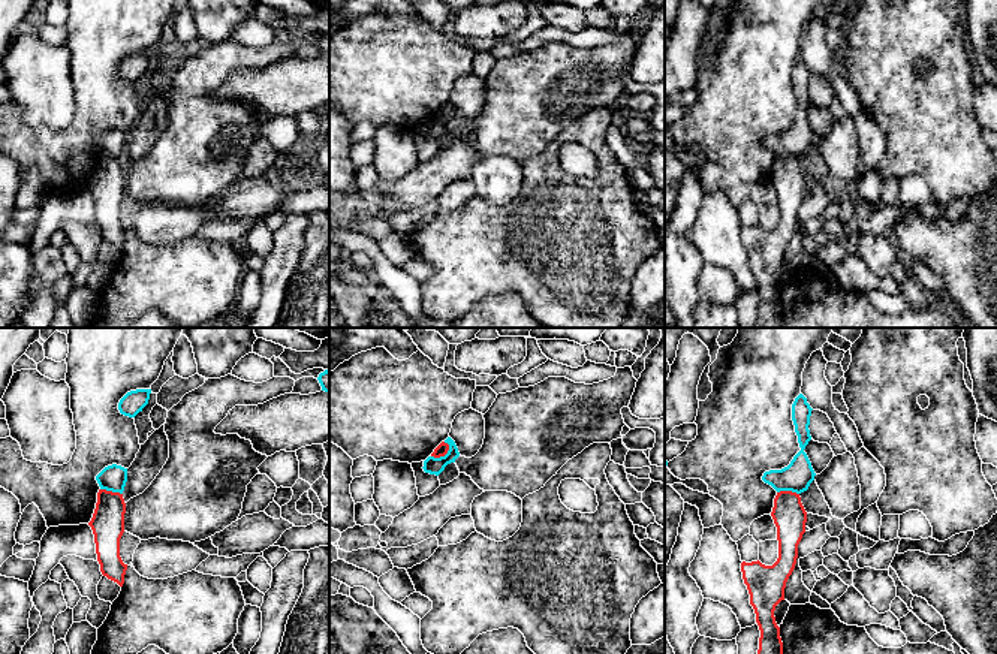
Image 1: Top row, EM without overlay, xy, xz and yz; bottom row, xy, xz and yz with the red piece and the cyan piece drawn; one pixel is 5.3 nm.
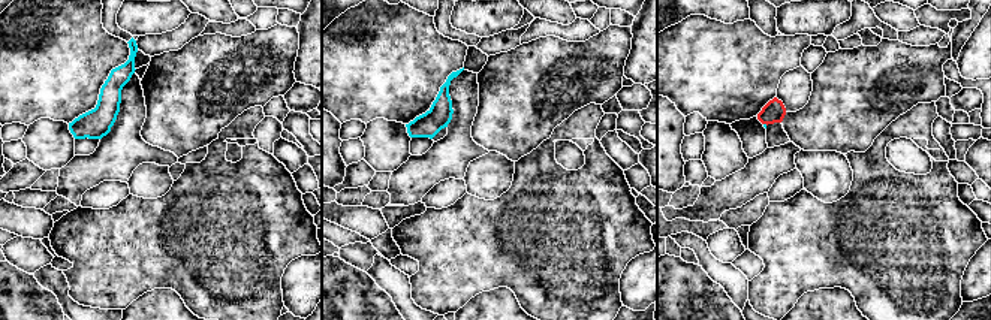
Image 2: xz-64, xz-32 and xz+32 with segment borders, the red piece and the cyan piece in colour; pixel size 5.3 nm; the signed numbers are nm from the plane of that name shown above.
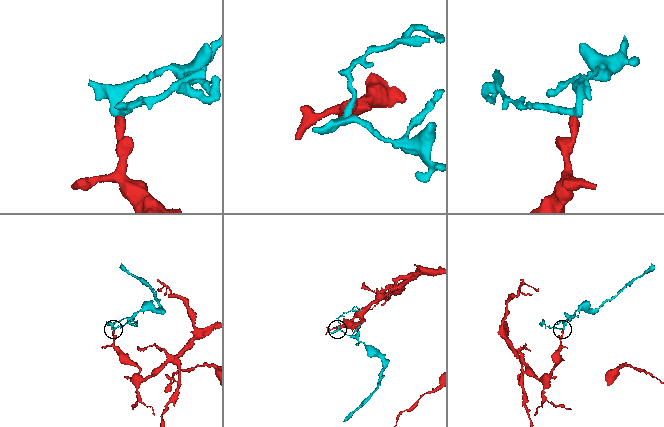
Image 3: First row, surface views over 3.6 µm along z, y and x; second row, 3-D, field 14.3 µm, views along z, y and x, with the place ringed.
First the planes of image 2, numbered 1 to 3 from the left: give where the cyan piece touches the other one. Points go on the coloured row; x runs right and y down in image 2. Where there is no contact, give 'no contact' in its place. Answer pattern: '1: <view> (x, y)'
1: no contact
2: no contact
3: xz+32 (765, 123)

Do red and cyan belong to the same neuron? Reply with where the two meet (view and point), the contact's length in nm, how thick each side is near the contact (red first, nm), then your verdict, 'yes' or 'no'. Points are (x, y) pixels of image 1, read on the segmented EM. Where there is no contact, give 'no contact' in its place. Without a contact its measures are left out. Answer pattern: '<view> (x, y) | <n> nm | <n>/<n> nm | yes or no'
xz (442, 455) | 120 nm | 70/100 nm | no

